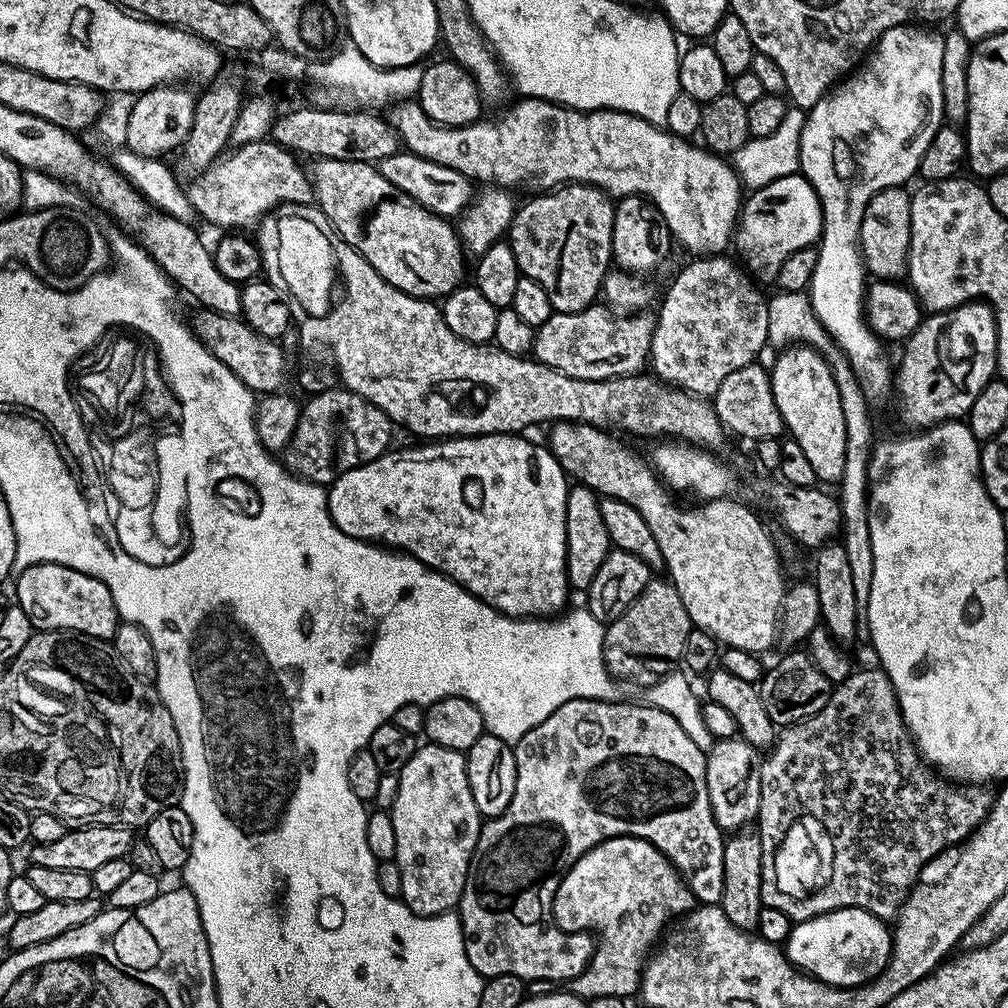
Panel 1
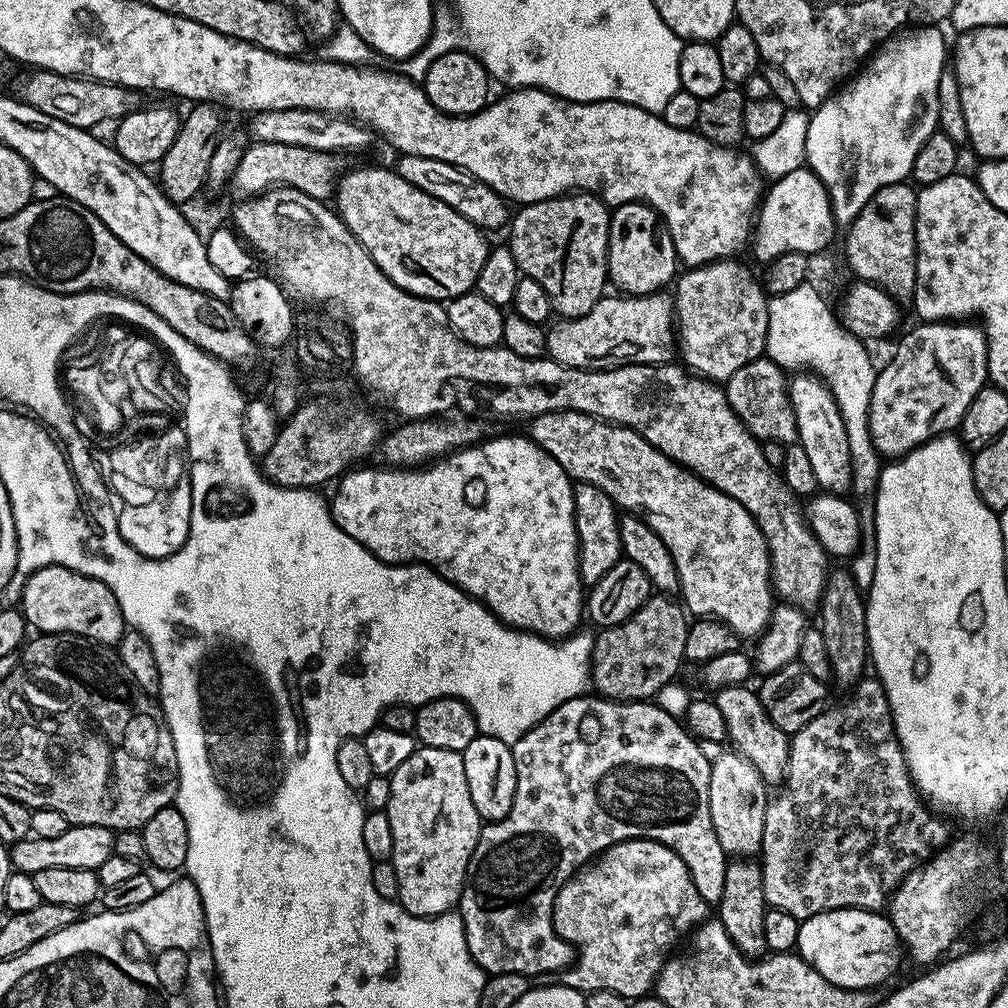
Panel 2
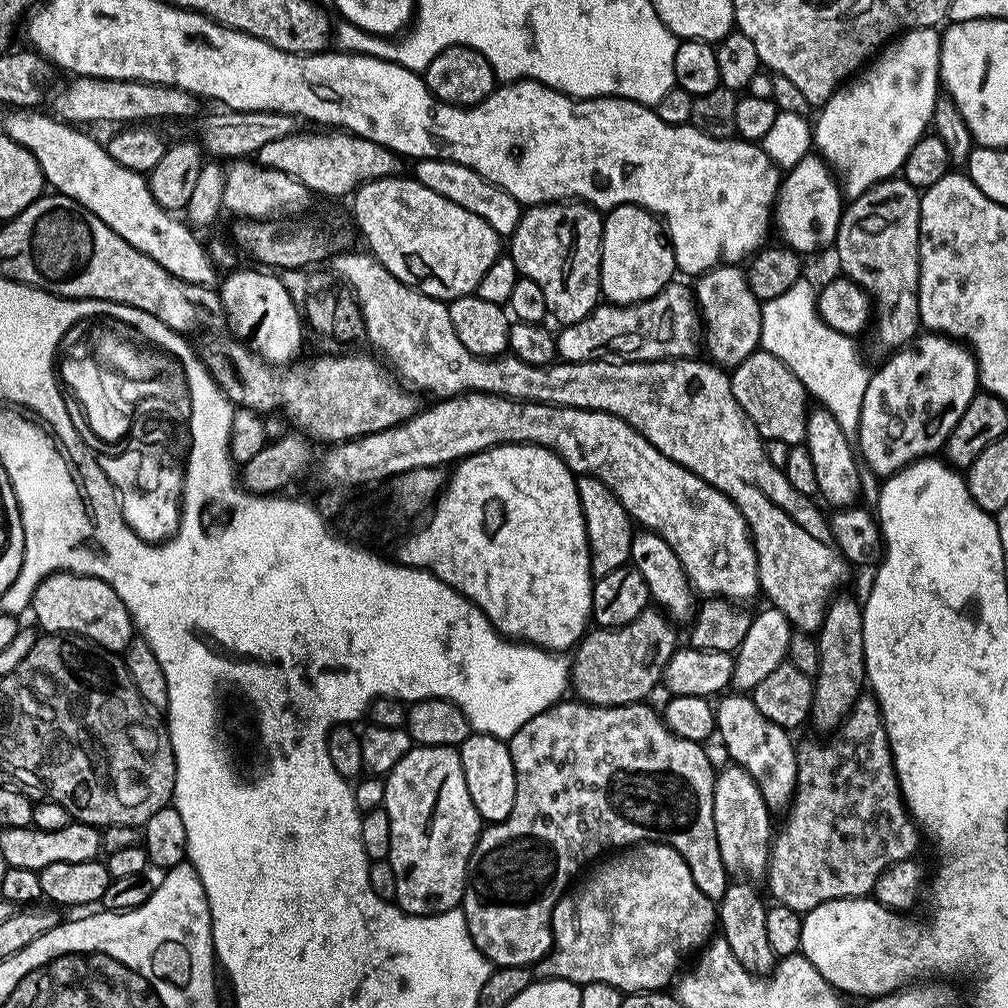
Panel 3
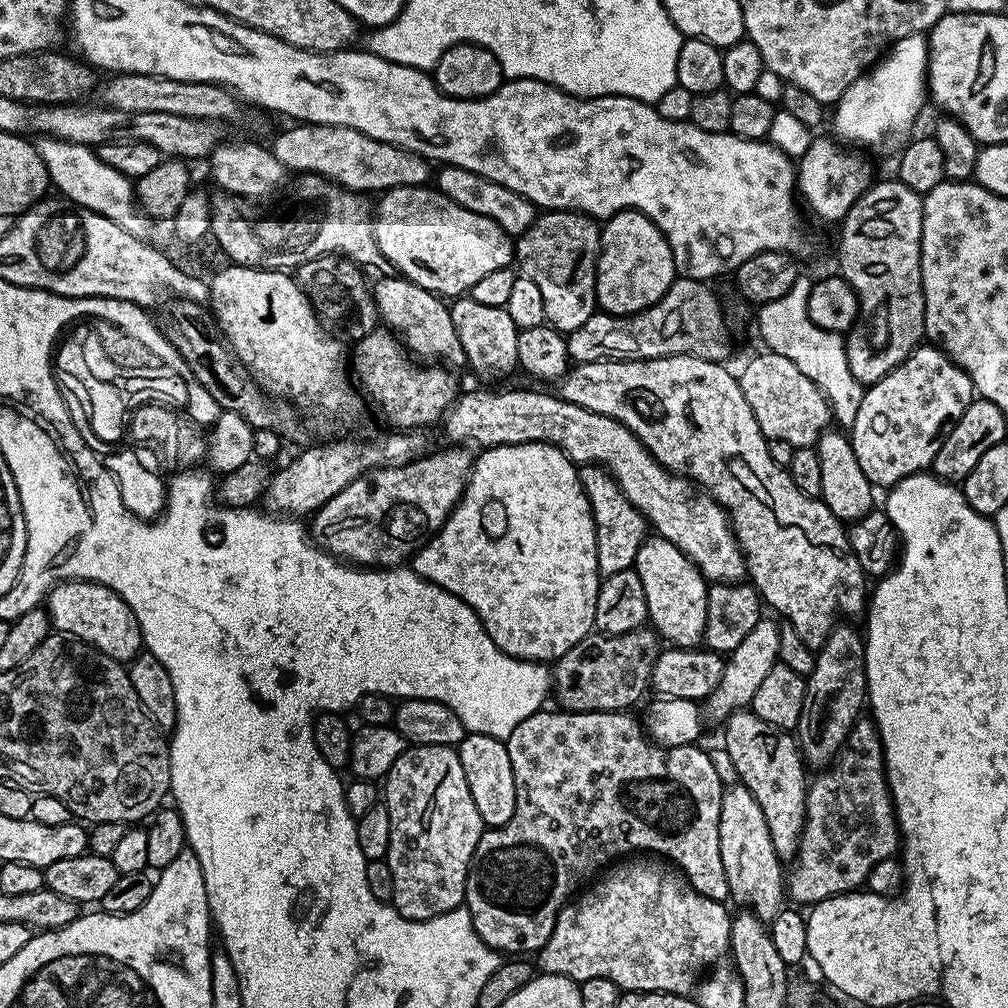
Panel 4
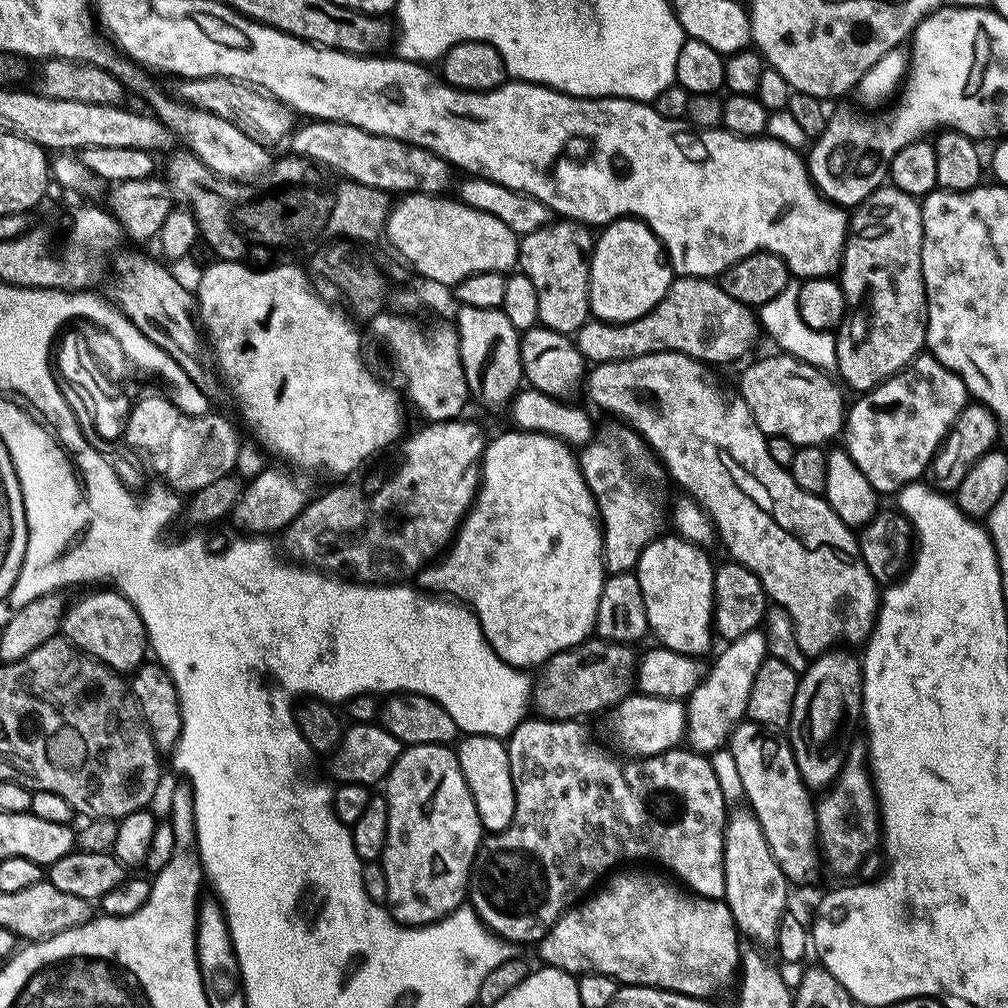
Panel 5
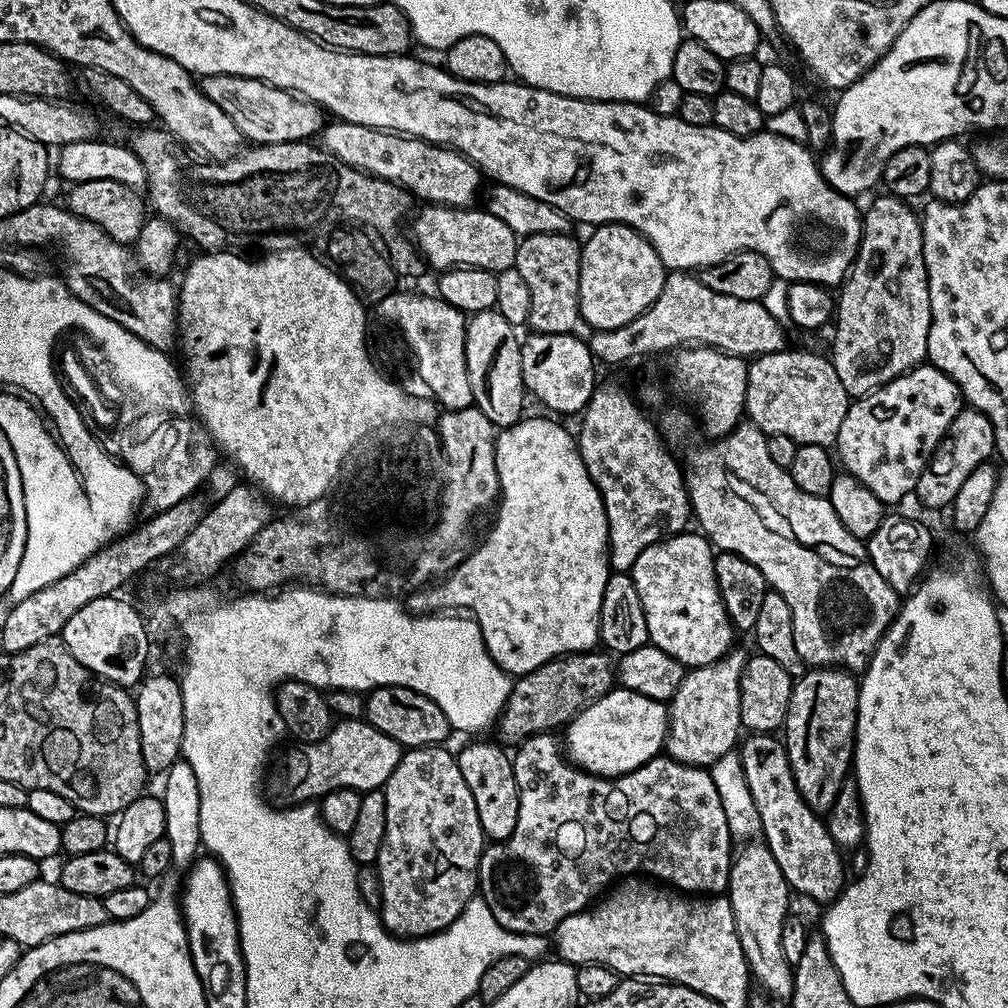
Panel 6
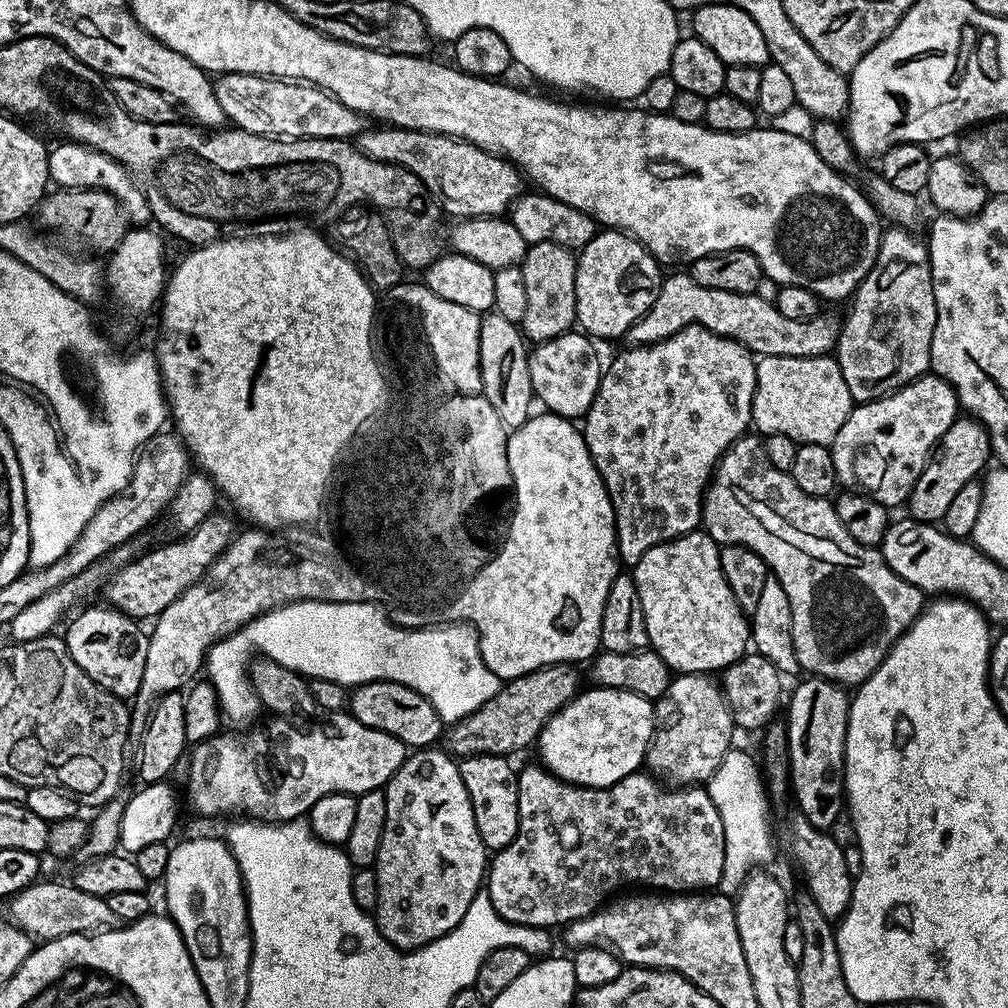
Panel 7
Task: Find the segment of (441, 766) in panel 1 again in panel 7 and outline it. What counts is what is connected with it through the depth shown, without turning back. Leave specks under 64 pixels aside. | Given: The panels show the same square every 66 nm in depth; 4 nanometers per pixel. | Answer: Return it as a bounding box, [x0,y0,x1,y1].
[374,750,490,950]

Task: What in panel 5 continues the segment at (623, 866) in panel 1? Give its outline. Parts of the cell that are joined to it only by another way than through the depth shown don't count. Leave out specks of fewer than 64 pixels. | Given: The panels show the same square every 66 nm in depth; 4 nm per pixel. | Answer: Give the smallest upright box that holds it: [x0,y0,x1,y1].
[538,872,742,998]

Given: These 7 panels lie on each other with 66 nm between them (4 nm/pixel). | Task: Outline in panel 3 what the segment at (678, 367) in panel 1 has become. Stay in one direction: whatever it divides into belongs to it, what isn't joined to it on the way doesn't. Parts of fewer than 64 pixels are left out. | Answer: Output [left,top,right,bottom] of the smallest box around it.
[694,264,762,370]

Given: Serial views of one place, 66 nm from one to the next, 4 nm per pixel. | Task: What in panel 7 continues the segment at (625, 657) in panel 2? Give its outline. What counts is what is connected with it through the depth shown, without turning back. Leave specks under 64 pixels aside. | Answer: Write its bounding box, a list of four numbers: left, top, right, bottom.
[447,666,581,758]

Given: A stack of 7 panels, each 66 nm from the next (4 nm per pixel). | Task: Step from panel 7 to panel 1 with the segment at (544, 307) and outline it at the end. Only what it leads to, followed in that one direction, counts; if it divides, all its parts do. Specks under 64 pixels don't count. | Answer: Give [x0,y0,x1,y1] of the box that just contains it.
[506,184,616,312]

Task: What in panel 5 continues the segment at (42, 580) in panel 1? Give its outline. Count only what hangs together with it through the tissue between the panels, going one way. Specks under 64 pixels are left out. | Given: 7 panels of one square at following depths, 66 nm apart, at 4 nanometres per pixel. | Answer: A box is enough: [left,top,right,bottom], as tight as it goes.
[62,590,149,674]

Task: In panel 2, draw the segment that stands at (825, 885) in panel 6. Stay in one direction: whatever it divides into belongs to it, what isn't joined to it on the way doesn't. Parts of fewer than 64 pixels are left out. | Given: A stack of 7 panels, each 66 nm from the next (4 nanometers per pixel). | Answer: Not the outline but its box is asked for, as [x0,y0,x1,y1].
[714,684,789,785]

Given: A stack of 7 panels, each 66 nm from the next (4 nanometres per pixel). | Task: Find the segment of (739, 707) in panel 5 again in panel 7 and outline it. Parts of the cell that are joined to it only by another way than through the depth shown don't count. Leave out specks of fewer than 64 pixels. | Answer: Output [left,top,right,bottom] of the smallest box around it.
[645,673,733,786]

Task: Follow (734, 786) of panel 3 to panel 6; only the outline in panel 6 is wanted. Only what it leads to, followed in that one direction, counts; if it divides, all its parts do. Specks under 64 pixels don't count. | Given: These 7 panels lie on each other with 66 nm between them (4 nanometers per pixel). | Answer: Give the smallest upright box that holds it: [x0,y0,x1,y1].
[726,842,794,1002]

